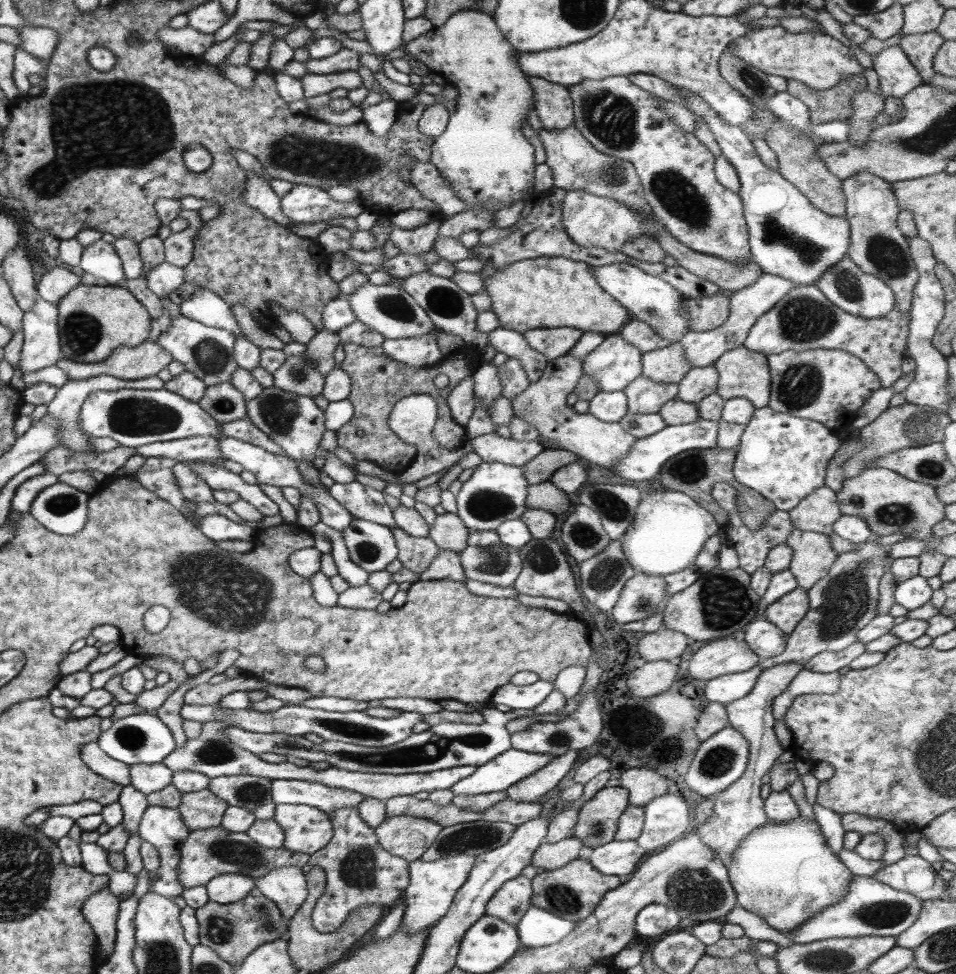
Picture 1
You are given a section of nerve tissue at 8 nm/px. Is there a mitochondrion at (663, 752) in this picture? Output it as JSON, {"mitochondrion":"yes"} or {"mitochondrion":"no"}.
{"mitochondrion":"no"}

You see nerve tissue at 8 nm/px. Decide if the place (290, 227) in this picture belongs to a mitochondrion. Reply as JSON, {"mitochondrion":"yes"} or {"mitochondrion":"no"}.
{"mitochondrion":"no"}

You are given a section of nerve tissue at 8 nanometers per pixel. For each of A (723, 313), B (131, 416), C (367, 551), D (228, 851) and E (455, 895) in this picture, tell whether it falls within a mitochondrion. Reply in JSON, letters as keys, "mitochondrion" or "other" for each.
{"A":"other","B":"mitochondrion","C":"mitochondrion","D":"mitochondrion","E":"other"}

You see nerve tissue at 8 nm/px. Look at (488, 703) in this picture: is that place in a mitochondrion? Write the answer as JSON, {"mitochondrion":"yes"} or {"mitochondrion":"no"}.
{"mitochondrion":"no"}

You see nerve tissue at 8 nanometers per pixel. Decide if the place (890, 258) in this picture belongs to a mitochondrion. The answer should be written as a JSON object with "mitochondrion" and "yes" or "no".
{"mitochondrion":"yes"}

